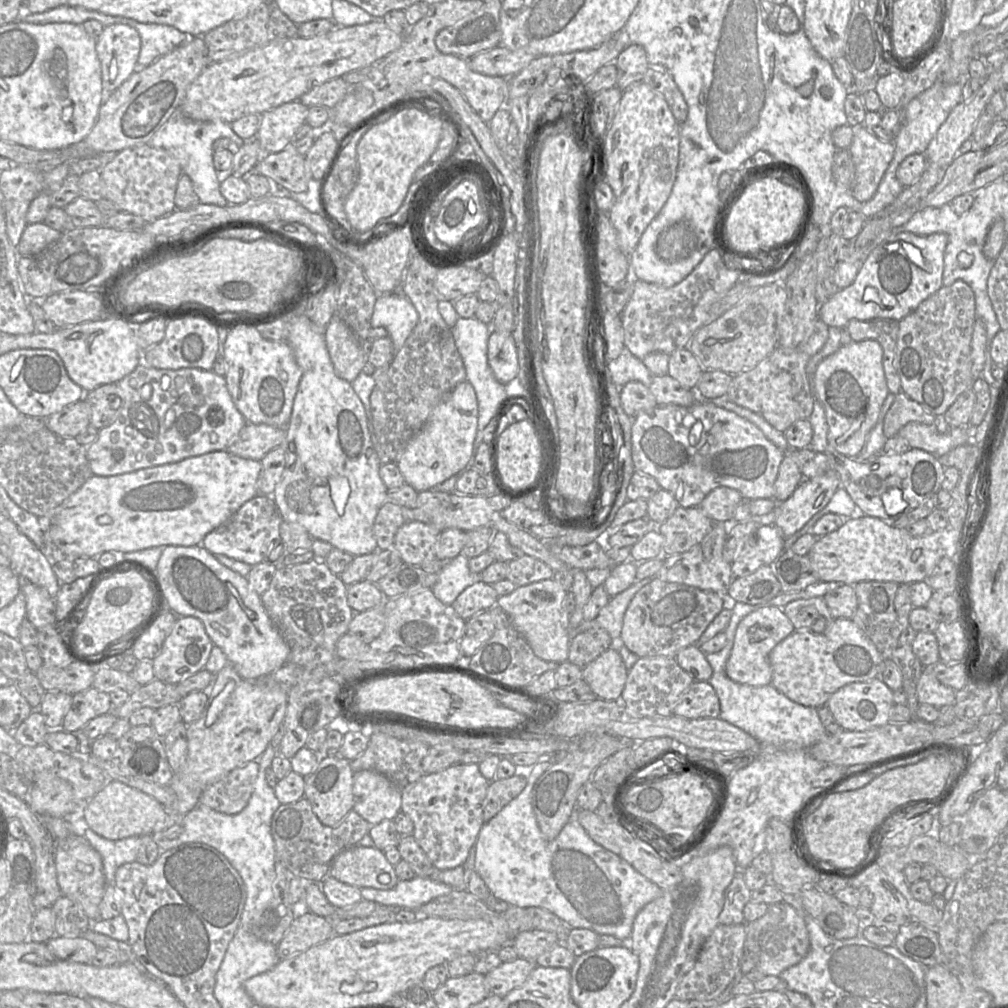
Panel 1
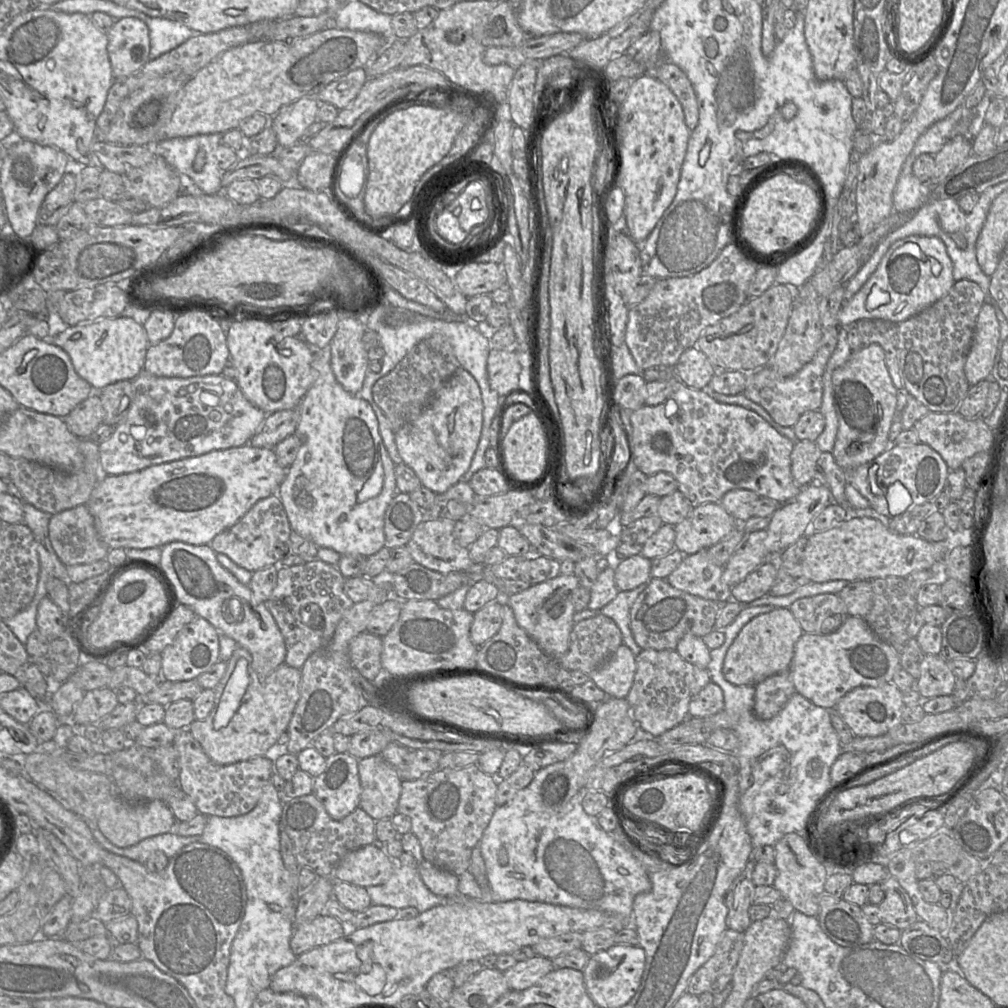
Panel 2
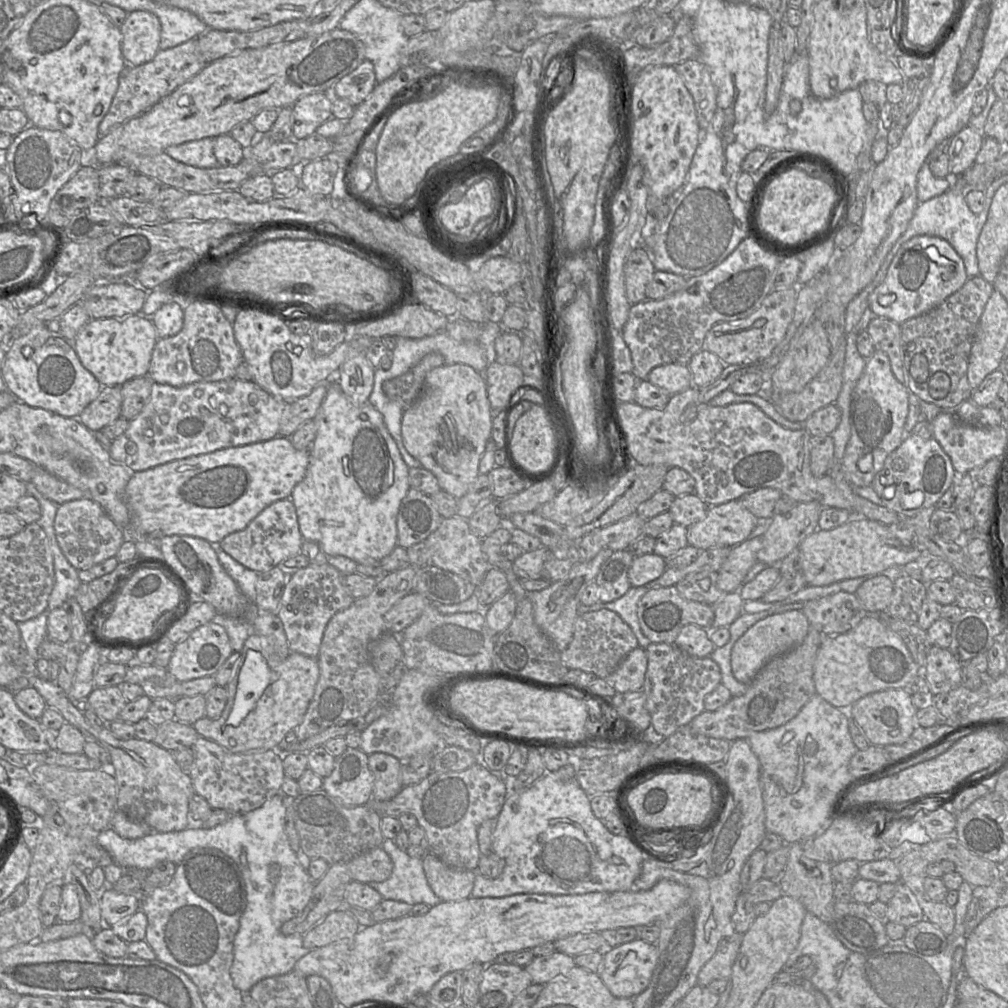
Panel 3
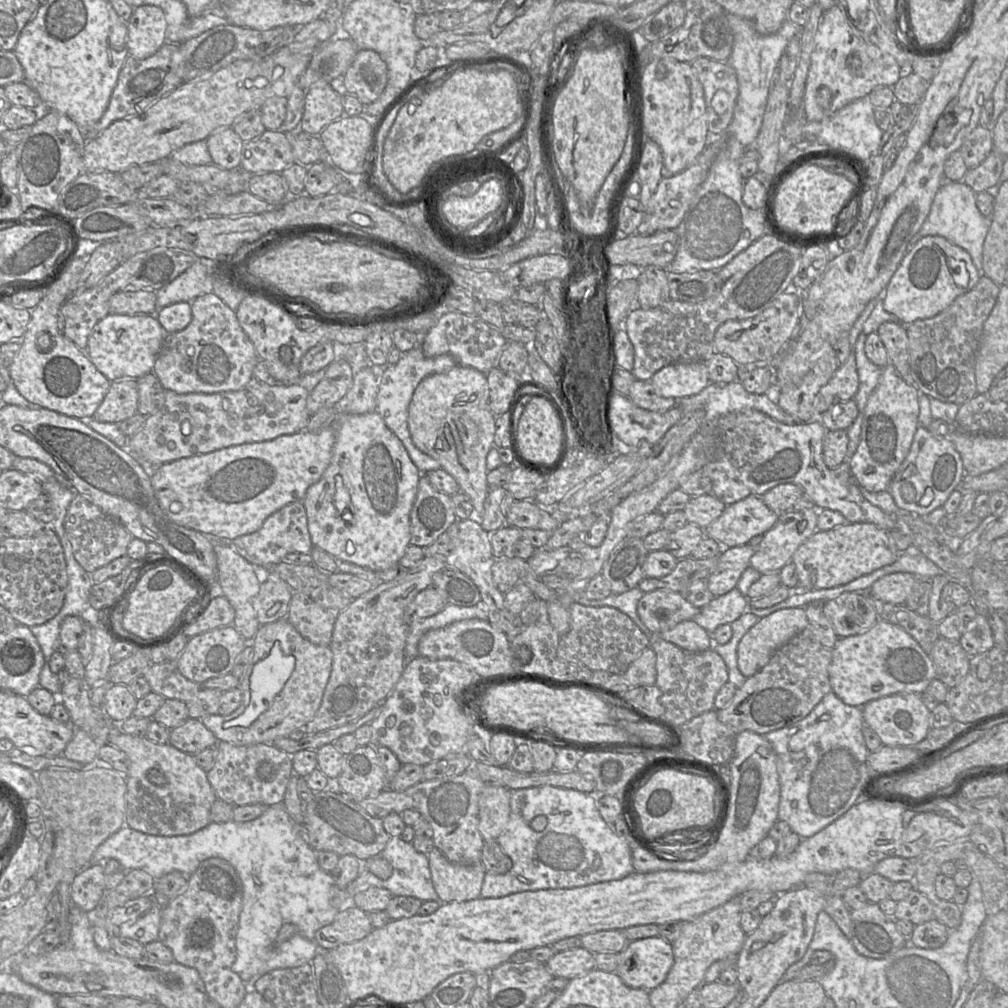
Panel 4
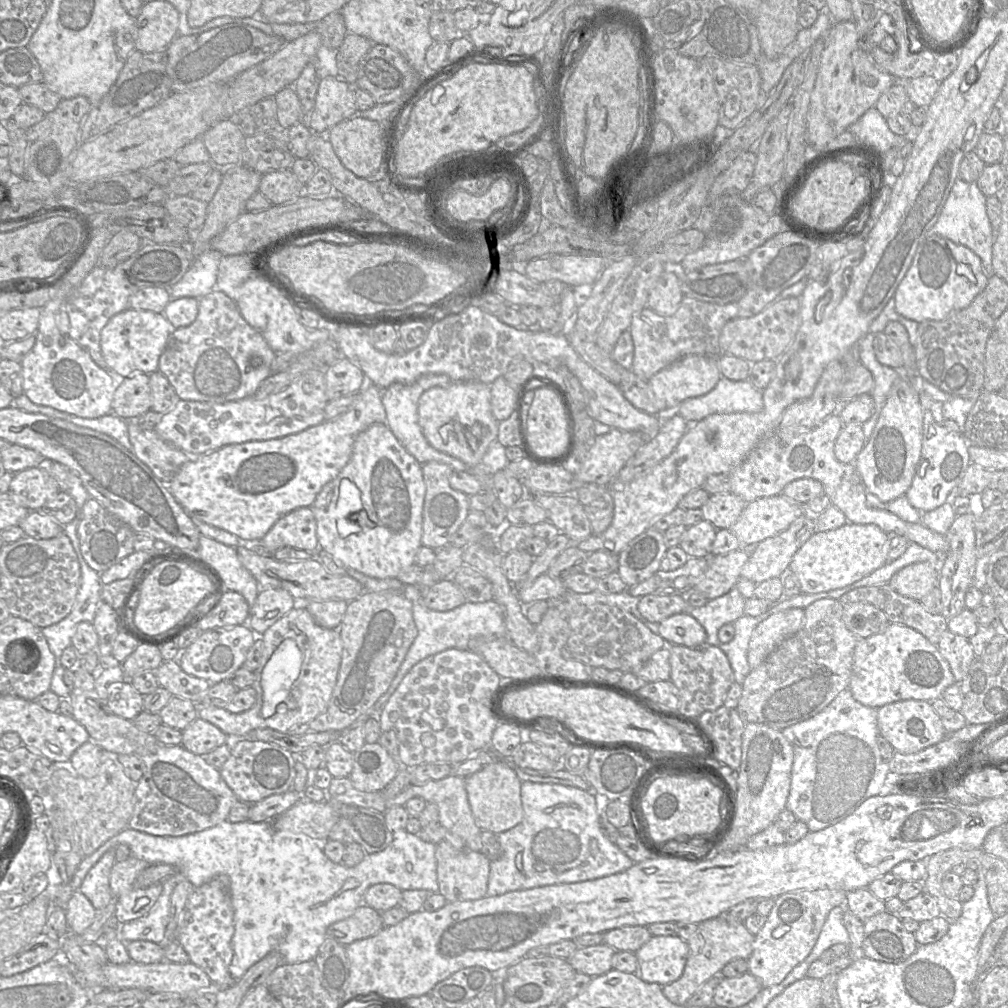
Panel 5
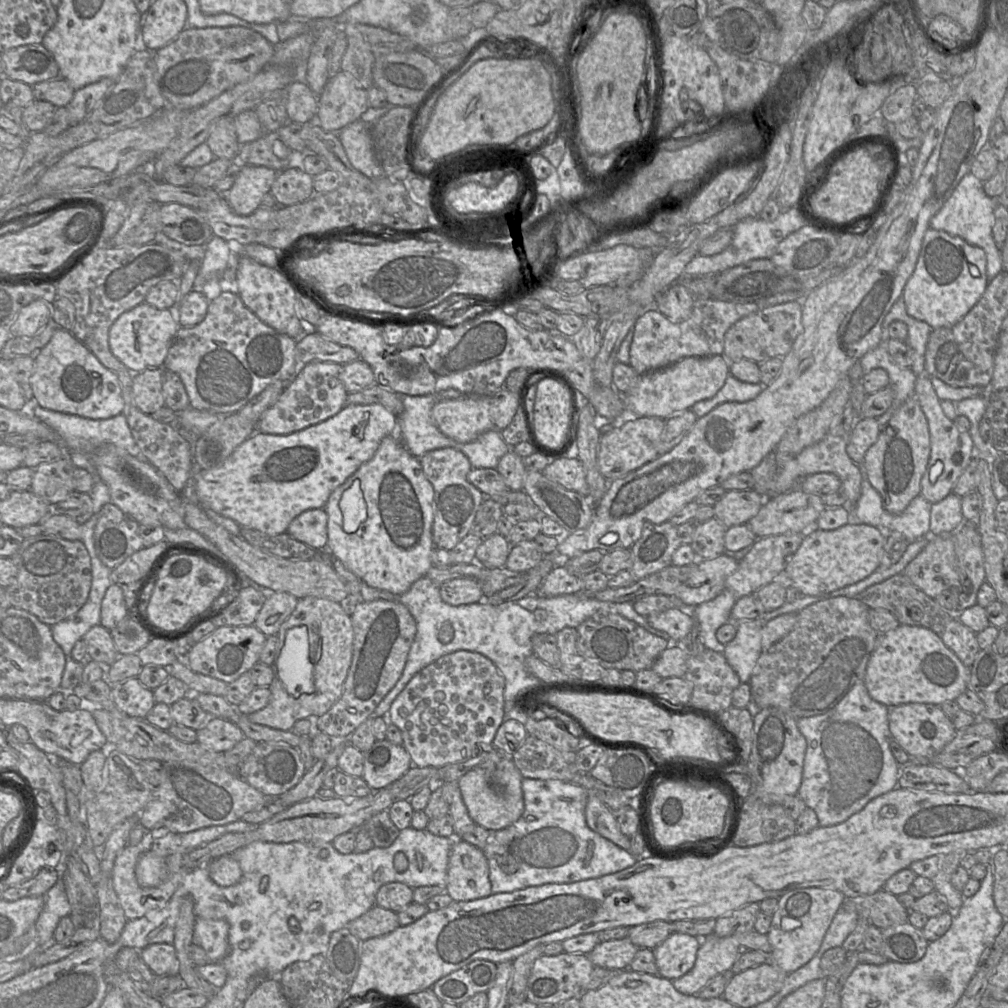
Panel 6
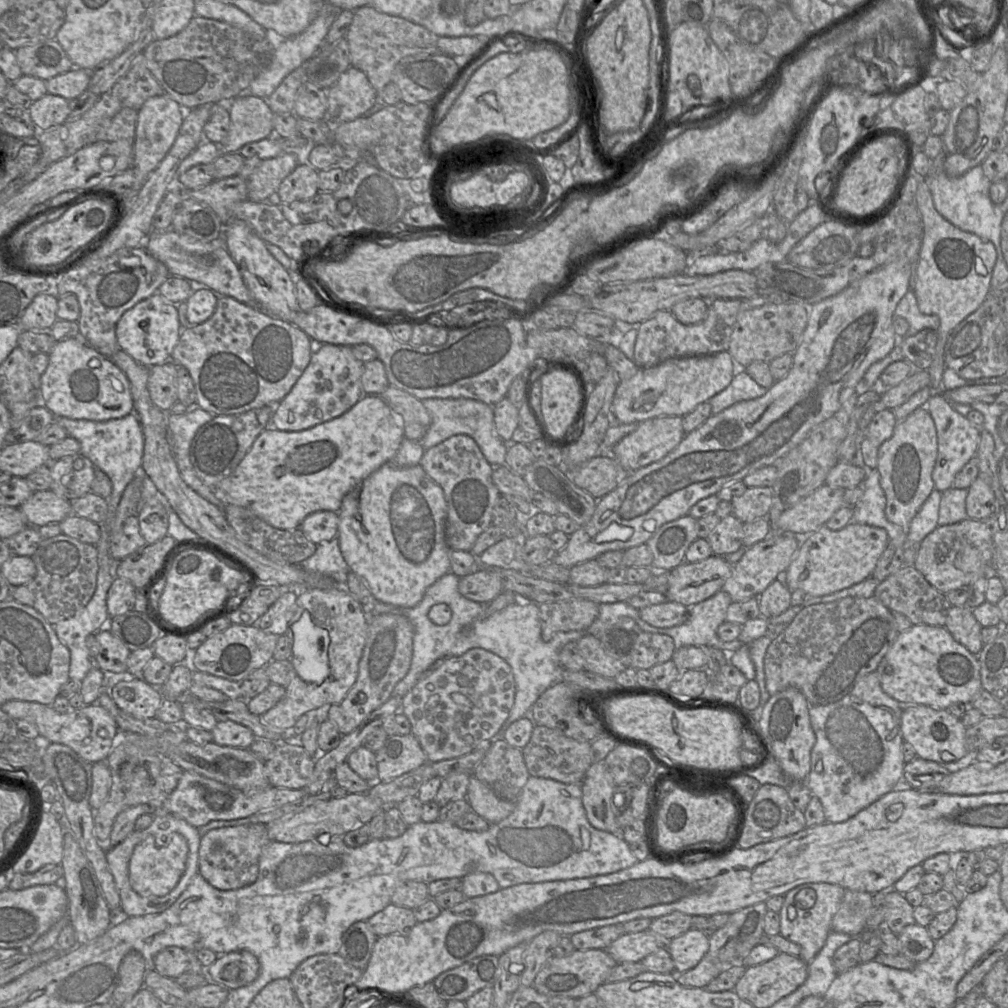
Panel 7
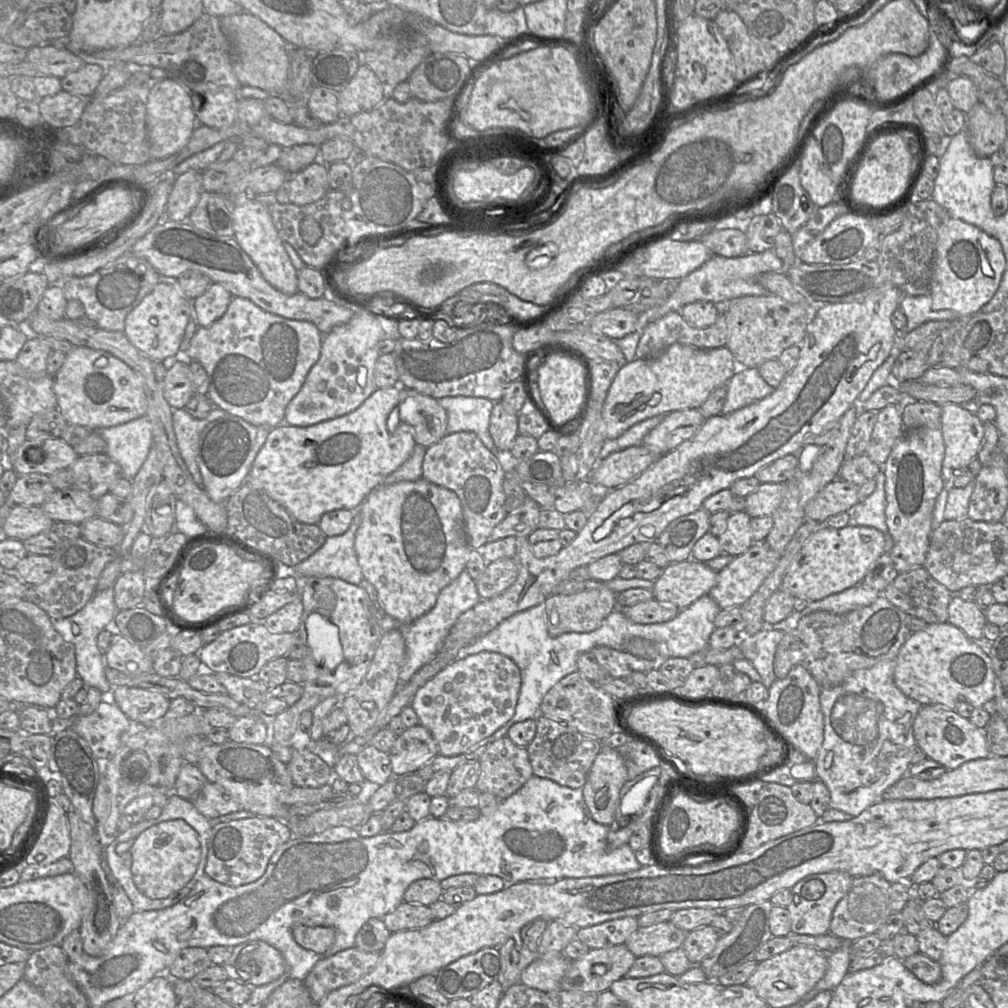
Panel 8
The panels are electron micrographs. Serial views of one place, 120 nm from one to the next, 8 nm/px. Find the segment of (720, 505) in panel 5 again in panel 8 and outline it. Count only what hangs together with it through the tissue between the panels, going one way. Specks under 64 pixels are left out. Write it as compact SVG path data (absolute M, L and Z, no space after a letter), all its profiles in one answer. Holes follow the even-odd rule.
M761 483L745 497L744 511L751 517L771 516L785 494L784 483Z

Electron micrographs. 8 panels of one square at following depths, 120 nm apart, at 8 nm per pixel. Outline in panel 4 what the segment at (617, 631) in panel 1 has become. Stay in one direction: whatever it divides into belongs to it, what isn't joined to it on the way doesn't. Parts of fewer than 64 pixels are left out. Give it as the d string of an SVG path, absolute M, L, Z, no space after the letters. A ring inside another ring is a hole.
M635 587L627 592L621 594L611 594L606 598L600 600L590 600L584 595L577 598L577 602L583 606L602 607L608 606L618 609L626 614L639 627L639 629L650 639L652 633L641 621L637 613L637 605L639 600L645 593L638 587Z

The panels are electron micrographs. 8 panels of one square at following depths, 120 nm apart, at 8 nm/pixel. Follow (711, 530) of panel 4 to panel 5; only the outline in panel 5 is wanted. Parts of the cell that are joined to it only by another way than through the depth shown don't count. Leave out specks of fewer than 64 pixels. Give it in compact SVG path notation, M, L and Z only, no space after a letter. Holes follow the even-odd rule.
M782 494L758 498L746 504L729 530L736 536L740 546L760 543L786 530L803 513L803 505Z

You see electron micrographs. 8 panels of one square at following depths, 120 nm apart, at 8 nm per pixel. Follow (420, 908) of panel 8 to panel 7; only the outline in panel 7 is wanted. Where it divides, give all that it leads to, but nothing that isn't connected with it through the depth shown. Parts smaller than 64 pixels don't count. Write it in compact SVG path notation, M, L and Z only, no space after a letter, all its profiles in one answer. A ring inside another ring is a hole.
M389 904L367 920L370 929L378 936L409 931L417 923L414 910Z

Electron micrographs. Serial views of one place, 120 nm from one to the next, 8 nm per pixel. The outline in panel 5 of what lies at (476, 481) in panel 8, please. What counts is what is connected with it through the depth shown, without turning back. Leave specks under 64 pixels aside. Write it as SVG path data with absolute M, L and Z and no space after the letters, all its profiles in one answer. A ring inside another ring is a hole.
M430 461L422 465L422 473L426 485L423 505L422 546L439 550L449 543L450 537L464 522L470 512L467 495L454 490L449 484L449 476L453 469L443 463Z

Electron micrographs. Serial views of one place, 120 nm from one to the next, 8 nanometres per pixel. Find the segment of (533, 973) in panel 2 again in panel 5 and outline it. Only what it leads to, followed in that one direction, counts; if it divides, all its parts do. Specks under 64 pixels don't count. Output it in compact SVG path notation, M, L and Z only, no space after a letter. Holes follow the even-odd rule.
M601 943L578 948L567 960L577 973L592 977L602 975L612 968L612 957L616 949Z

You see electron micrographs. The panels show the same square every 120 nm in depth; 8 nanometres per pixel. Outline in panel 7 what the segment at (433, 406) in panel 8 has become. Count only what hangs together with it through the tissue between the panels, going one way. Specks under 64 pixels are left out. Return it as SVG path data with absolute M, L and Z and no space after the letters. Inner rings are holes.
M390 384L380 397L394 412L402 416L405 438L421 441L432 422L431 415L422 401Z

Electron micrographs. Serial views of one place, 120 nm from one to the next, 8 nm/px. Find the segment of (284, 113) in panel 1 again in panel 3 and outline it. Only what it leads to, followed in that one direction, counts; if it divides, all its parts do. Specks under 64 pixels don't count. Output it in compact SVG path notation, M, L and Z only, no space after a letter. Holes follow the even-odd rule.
M314 92L302 96L292 105L293 140L301 140L332 117L333 98L330 93Z

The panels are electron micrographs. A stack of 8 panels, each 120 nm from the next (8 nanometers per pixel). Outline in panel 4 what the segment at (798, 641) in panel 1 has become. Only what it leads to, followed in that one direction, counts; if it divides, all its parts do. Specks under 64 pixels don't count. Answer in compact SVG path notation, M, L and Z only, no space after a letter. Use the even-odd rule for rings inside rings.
M878 620L864 633L838 638L829 666L832 692L845 704L861 709L869 701L896 693L922 694L935 678L932 660L917 641L884 620Z

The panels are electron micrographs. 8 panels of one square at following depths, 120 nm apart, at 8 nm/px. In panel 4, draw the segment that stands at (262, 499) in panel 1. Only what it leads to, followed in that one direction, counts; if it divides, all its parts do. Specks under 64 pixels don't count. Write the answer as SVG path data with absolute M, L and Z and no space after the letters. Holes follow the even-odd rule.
M295 501L282 507L270 515L256 532L237 537L230 541L230 545L258 569L267 569L282 562L283 558L289 553L309 554L313 544L302 501Z

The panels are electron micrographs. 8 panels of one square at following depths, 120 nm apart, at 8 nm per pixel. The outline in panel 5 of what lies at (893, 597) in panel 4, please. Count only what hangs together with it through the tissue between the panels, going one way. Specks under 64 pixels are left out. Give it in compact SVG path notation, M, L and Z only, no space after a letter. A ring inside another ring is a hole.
M917 562L896 572L888 584L902 596L919 600L939 584L939 571L935 564Z

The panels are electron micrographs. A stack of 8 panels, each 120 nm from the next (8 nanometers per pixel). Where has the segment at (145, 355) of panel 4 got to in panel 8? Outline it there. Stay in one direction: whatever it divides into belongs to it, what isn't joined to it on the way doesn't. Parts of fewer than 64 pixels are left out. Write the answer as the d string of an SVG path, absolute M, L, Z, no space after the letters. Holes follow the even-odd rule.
M163 279L148 293L142 301L131 310L125 318L124 334L128 340L144 355L163 362L167 357L175 356L184 337L185 329L190 318L189 298L185 296L176 279Z

